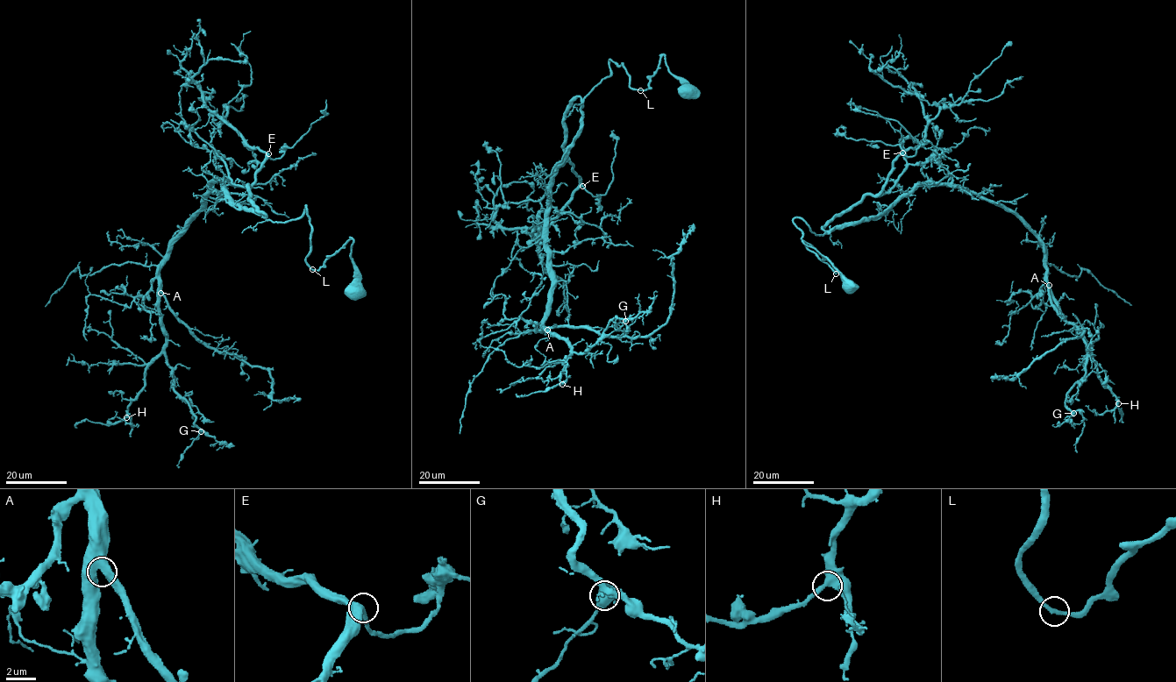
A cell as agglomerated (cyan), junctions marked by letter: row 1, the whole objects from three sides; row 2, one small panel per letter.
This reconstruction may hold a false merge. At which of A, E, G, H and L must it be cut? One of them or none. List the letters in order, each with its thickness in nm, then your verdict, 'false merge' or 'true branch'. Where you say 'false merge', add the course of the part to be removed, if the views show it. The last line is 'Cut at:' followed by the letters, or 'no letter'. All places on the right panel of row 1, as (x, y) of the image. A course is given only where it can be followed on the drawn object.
A: 550 nm | true branch
E: 480 nm | true branch
G: 240 nm | true branch
H: 500 nm | true branch
L: 240 nm | true branch
Cut at: no letter

